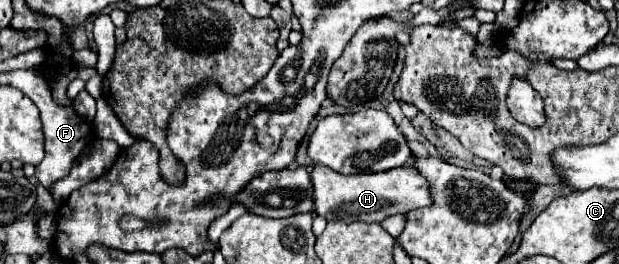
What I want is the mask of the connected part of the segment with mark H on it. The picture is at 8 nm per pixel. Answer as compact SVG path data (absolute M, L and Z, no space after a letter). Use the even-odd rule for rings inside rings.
M313 165L311 171L315 213L341 221L365 221L381 223L389 215L407 215L409 211L429 207L433 203L431 185L415 167L399 167L381 173L361 173L361 175L339 175L325 165Z

